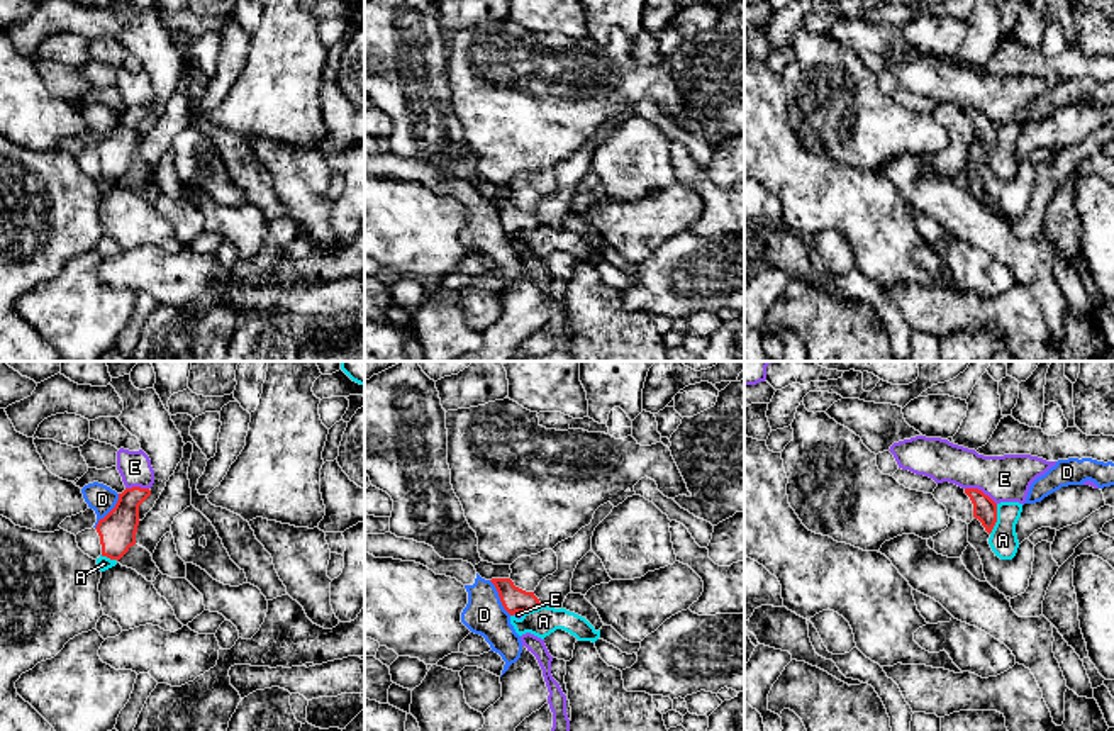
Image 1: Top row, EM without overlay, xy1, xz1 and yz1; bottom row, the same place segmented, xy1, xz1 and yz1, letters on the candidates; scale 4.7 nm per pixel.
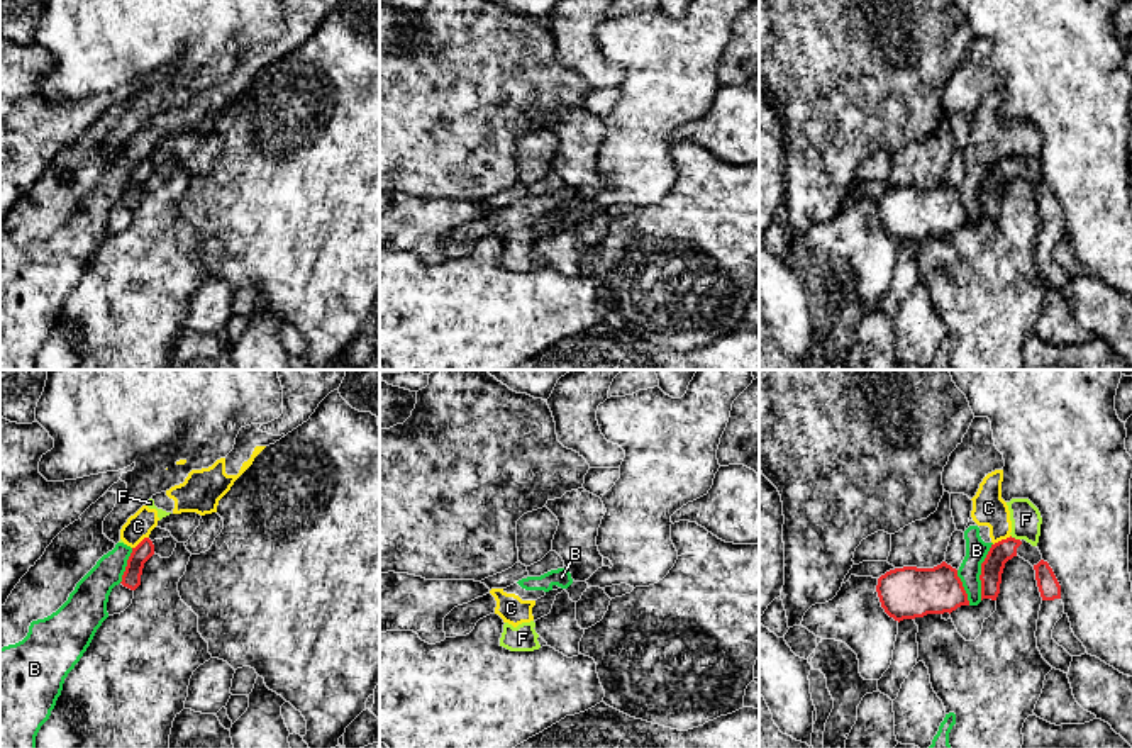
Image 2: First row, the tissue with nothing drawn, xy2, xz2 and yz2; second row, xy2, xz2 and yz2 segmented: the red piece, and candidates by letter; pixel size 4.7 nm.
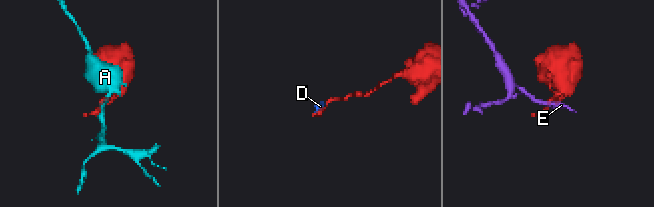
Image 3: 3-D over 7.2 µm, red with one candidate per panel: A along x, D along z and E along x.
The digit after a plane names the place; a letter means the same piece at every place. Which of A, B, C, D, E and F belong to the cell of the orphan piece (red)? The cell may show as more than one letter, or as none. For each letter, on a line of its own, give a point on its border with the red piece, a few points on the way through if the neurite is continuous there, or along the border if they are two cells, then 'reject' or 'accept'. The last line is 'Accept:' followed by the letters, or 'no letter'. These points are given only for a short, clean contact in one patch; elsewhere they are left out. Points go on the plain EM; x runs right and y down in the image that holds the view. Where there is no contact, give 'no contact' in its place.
A: meets red in yz1 at (996, 139); reject
B: meets red in yz2 at (982, 192); border along yz2 (992, 163), (982, 184), (980, 219); reject
C: meets red in yz2 at (1002, 160); border along yz2 (1010, 155), (993, 165); reject
D: meets red in xy1 at (111, 131); border along xy1 (119, 114), (119, 119), (95, 148); reject
E: meets red in yz1 at (980, 111); border along yz1 (965, 107), (982, 111), (996, 124); reject
F: meets red in yz2 at (1014, 158); border along yz2 (1010, 156), (1019, 160); reject
Accept: no letter

